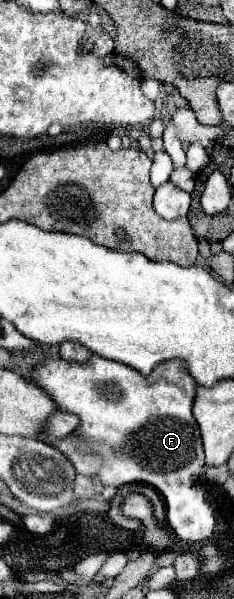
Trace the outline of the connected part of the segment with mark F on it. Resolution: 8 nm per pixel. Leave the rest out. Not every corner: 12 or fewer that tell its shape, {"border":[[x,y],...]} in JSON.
{"border":[[98,355],[30,381],[80,417],[102,485],[152,485],[178,539],[214,535],[182,363]]}

